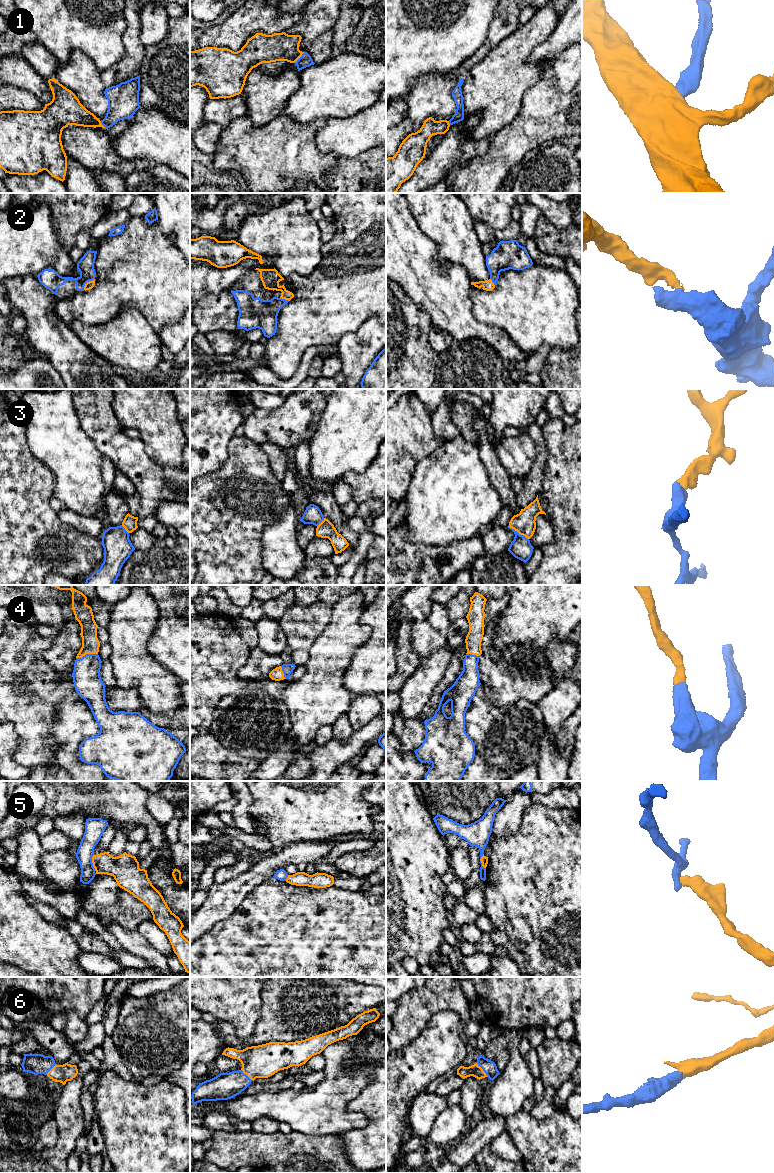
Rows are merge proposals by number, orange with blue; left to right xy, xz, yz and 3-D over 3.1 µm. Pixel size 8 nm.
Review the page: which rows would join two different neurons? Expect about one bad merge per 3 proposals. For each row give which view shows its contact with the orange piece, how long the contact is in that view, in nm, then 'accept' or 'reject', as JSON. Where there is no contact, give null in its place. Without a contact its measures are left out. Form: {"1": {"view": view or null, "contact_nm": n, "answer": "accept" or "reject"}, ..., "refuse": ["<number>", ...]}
{"1": {"view": "xz", "contact_nm": 110, "answer": "accept"}, "2": {"view": "xy", "contact_nm": 130, "answer": "accept"}, "3": {"view": "yz", "contact_nm": 200, "answer": "accept"}, "4": {"view": "xy", "contact_nm": 180, "answer": "accept"}, "5": {"view": "xy", "contact_nm": 140, "answer": "reject"}, "6": {"view": "yz", "contact_nm": 160, "answer": "accept"}, "refuse": ["5"]}

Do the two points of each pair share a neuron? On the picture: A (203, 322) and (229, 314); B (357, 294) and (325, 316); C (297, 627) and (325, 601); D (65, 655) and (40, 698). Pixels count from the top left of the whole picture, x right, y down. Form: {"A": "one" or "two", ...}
{"A": "one", "B": "one", "C": "one", "D": "two"}

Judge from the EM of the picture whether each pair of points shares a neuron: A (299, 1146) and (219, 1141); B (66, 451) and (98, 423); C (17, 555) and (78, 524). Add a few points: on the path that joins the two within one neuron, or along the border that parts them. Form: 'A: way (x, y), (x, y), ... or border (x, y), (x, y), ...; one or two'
A: way (279, 1146), (239, 1146); one
B: border (75, 412), (81, 429), (100, 452); two
C: border (57, 512), (57, 516), (64, 523), (95, 536); two

